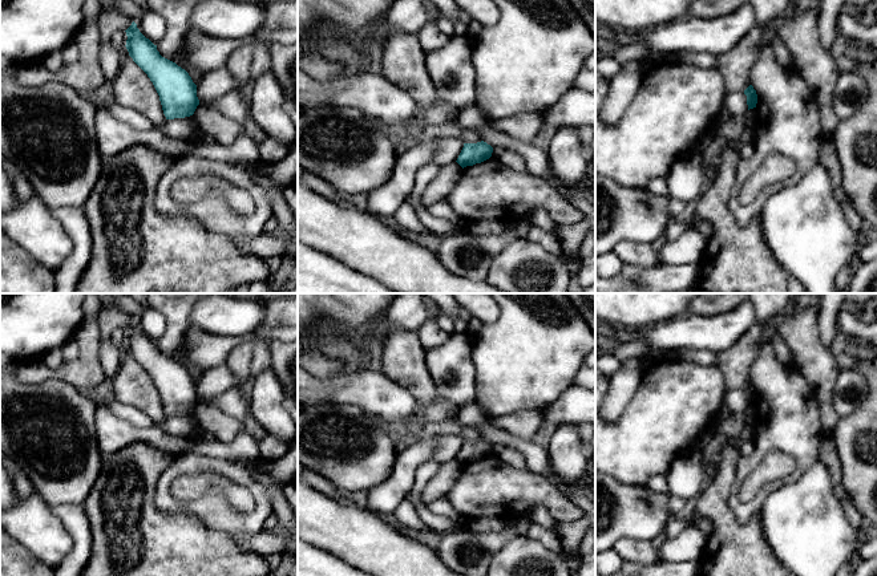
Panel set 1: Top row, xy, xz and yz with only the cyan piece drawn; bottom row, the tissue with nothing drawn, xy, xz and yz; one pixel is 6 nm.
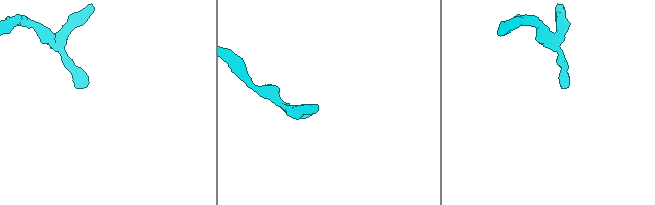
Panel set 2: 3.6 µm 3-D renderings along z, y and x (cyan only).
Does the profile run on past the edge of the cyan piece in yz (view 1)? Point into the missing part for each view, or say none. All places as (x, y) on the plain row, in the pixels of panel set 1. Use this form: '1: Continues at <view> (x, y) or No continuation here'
1: No continuation here

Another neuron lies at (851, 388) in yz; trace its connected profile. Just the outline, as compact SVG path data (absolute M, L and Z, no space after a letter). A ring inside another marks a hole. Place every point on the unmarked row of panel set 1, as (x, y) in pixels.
M853 369L841 370L832 394L832 403L838 417L856 413L866 392L868 384L860 372Z

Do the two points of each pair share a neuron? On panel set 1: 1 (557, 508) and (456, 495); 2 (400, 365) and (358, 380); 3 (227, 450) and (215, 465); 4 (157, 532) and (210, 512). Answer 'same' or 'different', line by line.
1: same
2: different
3: different
4: different

